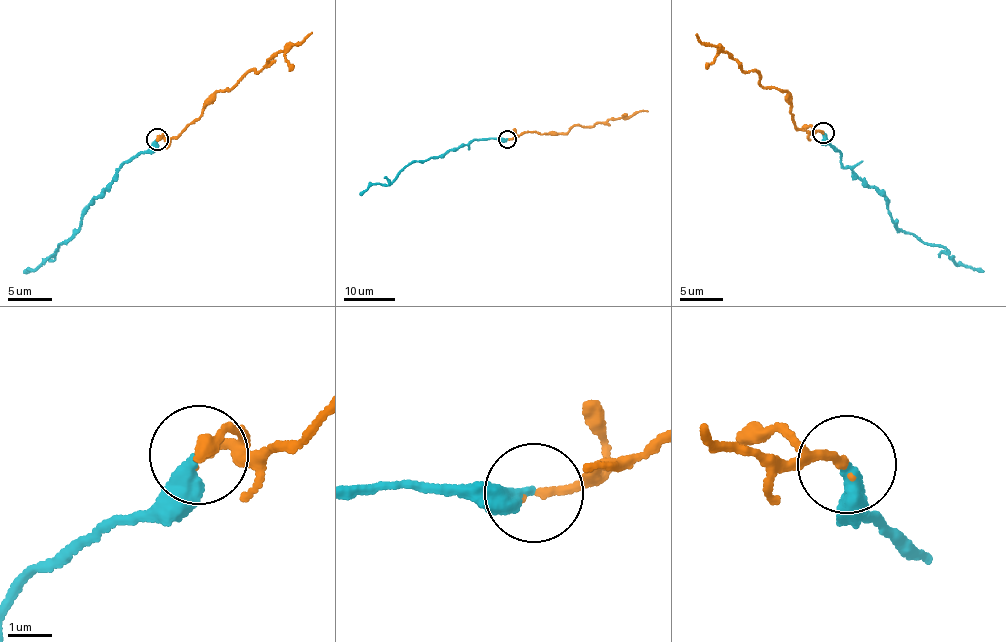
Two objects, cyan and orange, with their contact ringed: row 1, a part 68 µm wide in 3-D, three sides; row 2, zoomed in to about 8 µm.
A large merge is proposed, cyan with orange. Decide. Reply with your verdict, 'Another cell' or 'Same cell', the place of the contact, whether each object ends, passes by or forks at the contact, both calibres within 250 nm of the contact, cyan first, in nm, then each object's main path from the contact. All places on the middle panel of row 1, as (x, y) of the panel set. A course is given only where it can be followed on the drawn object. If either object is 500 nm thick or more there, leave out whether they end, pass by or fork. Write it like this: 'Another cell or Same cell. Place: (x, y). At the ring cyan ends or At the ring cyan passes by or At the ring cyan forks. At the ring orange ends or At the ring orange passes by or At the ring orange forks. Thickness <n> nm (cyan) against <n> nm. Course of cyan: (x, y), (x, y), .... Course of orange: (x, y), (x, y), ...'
Same cell. Place: (507, 139). At the ring cyan ends. At the ring orange ends. Thickness 360 nm (cyan) against 160 nm. Course of cyan: (508, 139), (475, 139), (438, 157), (415, 161), (388, 185), (373, 184), (360, 195). Course of orange: (508, 139), (526, 132), (565, 133), (575, 125), (591, 126), (647, 111)

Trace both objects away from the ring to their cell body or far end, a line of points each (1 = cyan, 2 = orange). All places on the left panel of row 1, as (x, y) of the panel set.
1: (158, 140), (145, 151), (136, 153), (117, 171), (89, 207), (80, 228), (58, 248), (54, 258), (25, 272)
2: (158, 140), (178, 136), (217, 92), (250, 70), (259, 71), (311, 33)

